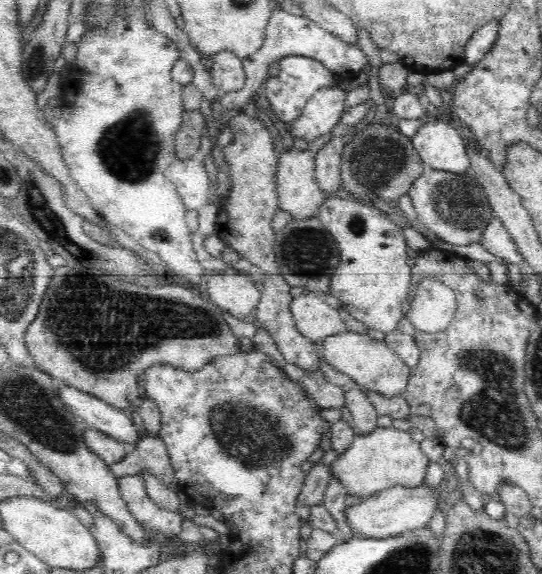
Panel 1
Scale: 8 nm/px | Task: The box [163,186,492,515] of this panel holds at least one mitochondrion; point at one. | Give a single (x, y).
(224, 416)

